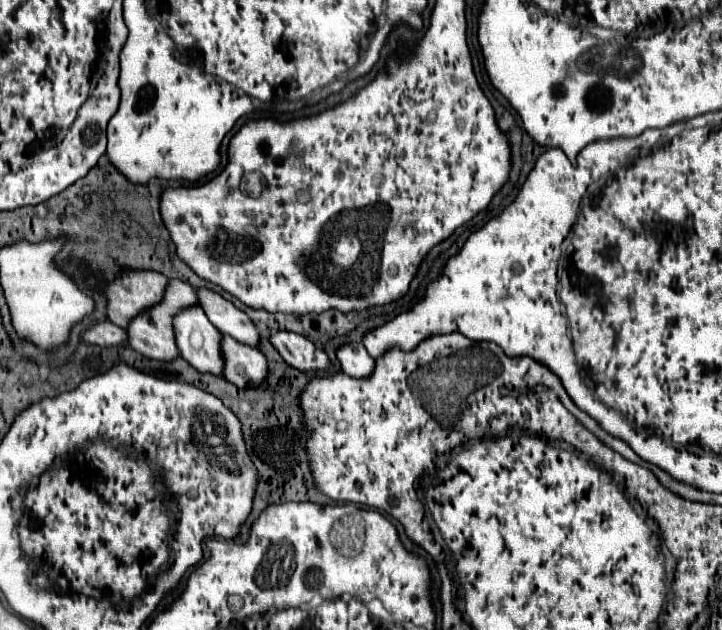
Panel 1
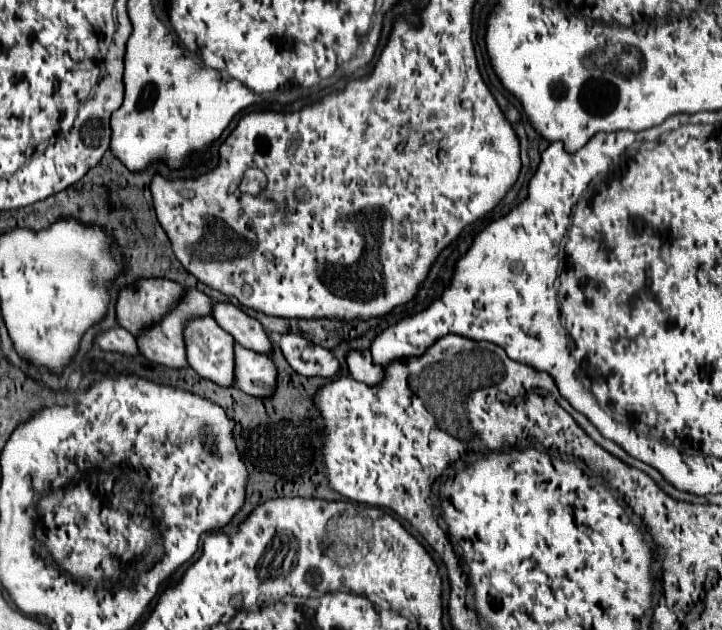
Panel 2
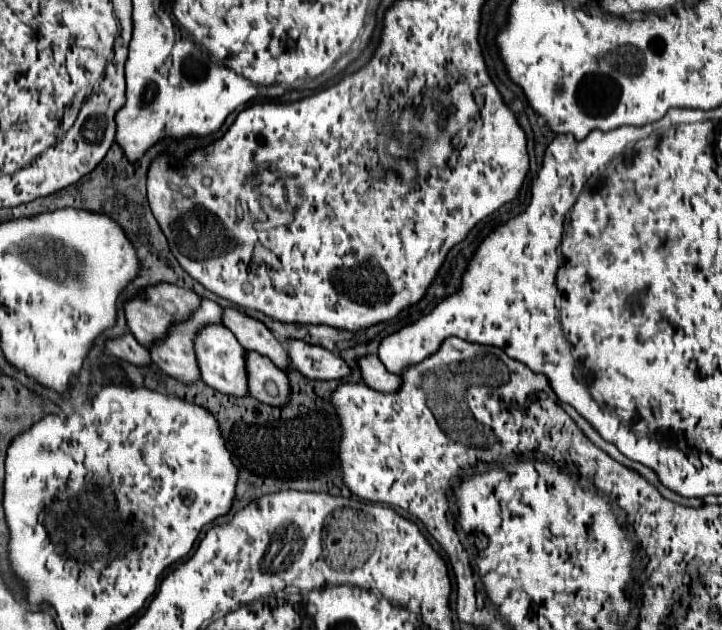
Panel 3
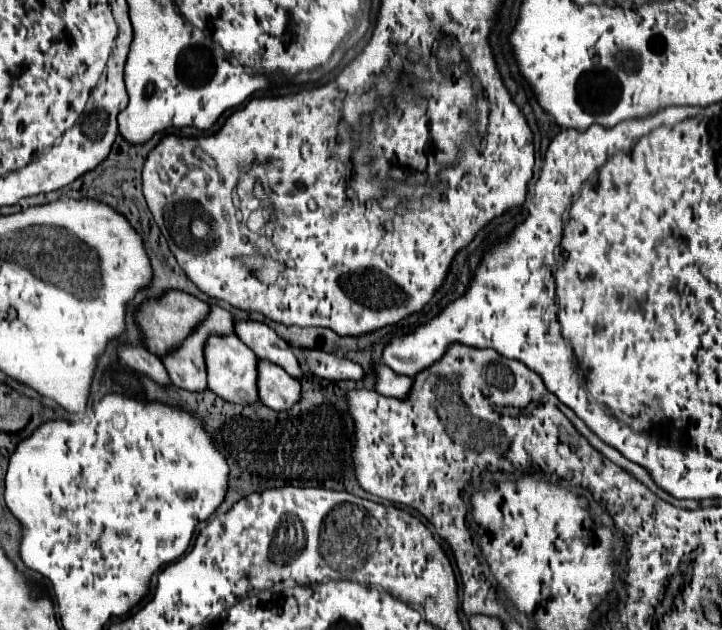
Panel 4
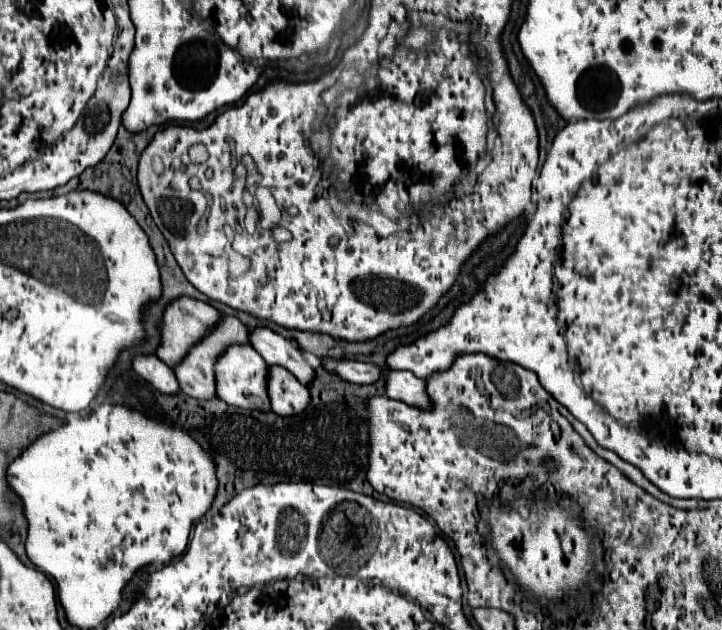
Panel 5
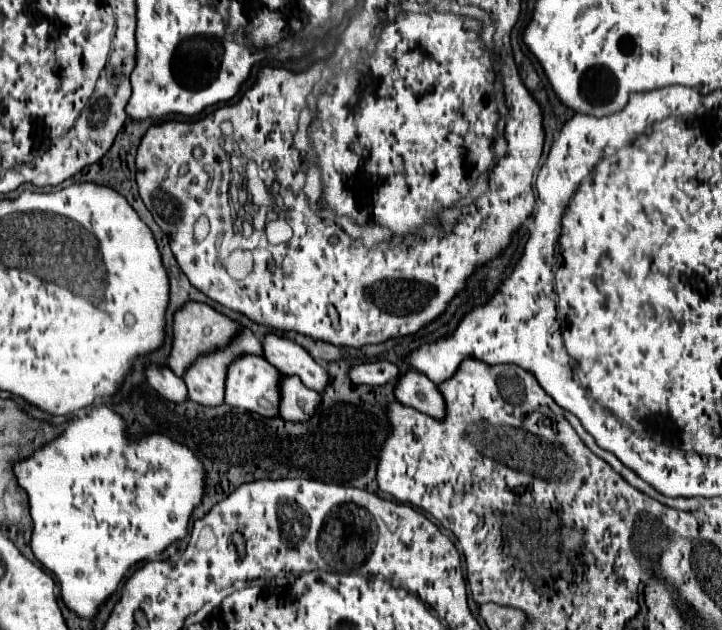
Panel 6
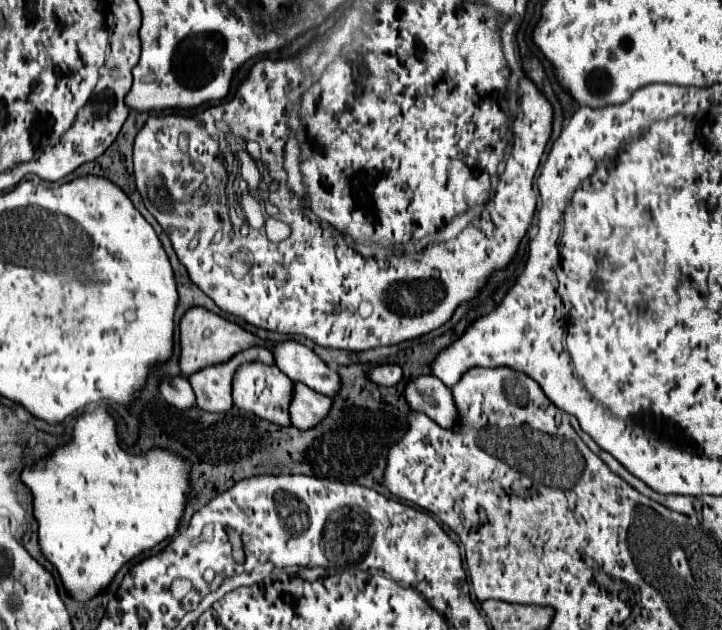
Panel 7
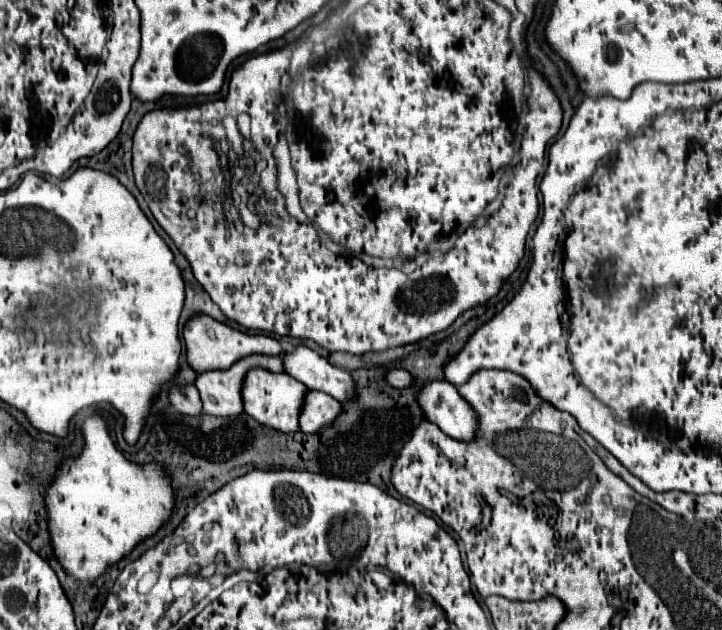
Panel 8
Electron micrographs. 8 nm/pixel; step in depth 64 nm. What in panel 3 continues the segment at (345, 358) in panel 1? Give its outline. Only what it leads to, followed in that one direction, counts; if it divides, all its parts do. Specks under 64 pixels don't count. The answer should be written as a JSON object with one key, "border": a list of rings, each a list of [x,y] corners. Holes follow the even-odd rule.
{"border":[[[368,354],[358,358],[358,370],[360,370],[360,378],[366,386],[378,390],[378,392],[390,392],[390,390],[398,390],[398,382],[400,378],[392,372],[388,372],[382,362],[378,362],[378,356]]]}

